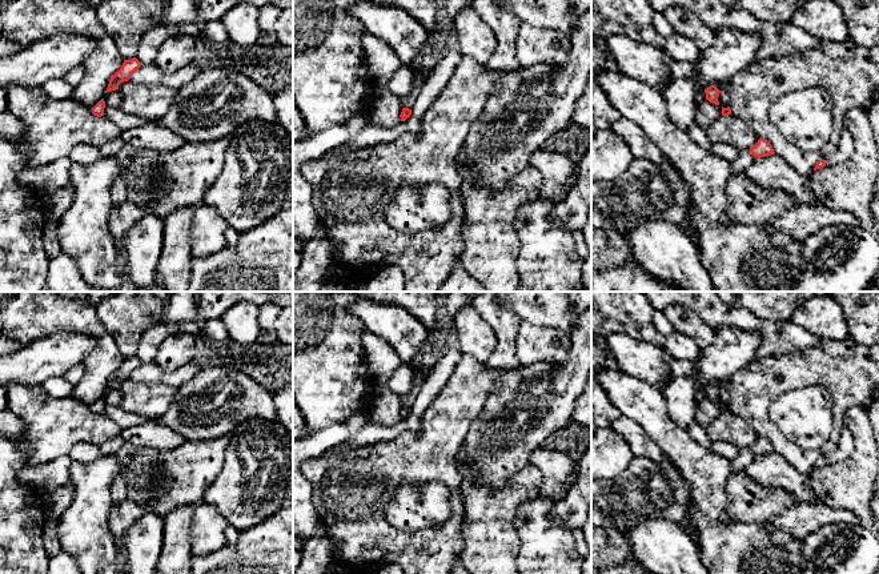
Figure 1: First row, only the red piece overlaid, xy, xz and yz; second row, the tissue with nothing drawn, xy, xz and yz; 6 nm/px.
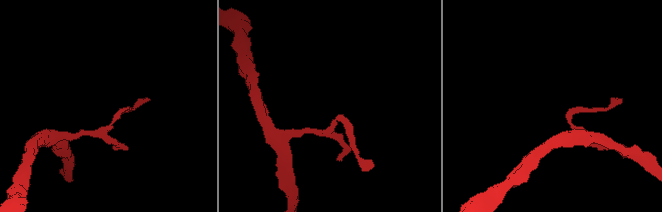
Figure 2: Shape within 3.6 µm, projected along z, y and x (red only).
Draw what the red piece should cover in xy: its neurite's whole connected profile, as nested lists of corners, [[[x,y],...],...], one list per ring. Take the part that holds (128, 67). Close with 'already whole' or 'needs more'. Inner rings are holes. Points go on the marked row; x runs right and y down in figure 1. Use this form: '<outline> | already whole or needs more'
[[[133,57],[131,60],[124,60],[121,68],[115,75],[112,75],[105,93],[116,91],[117,87],[121,83],[128,81],[131,79],[132,73],[136,69],[139,69],[141,65],[143,64],[136,57]]] | already whole

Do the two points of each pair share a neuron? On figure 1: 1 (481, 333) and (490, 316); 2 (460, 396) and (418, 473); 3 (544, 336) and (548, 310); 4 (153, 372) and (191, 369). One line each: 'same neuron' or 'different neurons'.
1: different neurons
2: same neuron
3: different neurons
4: same neuron

